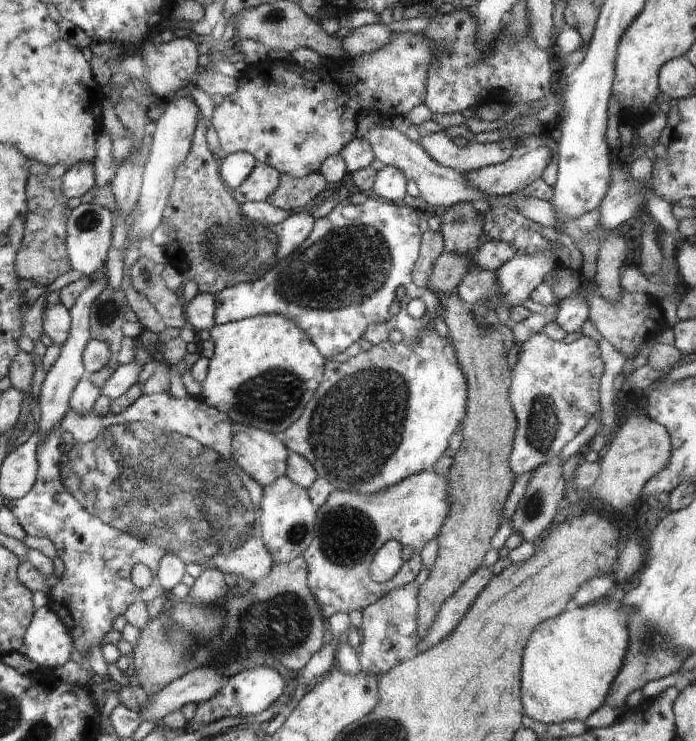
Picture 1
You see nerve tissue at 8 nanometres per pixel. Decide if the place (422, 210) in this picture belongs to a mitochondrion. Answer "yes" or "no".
no

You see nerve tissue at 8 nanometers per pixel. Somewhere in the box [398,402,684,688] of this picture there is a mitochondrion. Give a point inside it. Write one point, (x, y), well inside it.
(648, 641)

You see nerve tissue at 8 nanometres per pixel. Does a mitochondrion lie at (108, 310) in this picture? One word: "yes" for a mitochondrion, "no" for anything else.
yes

